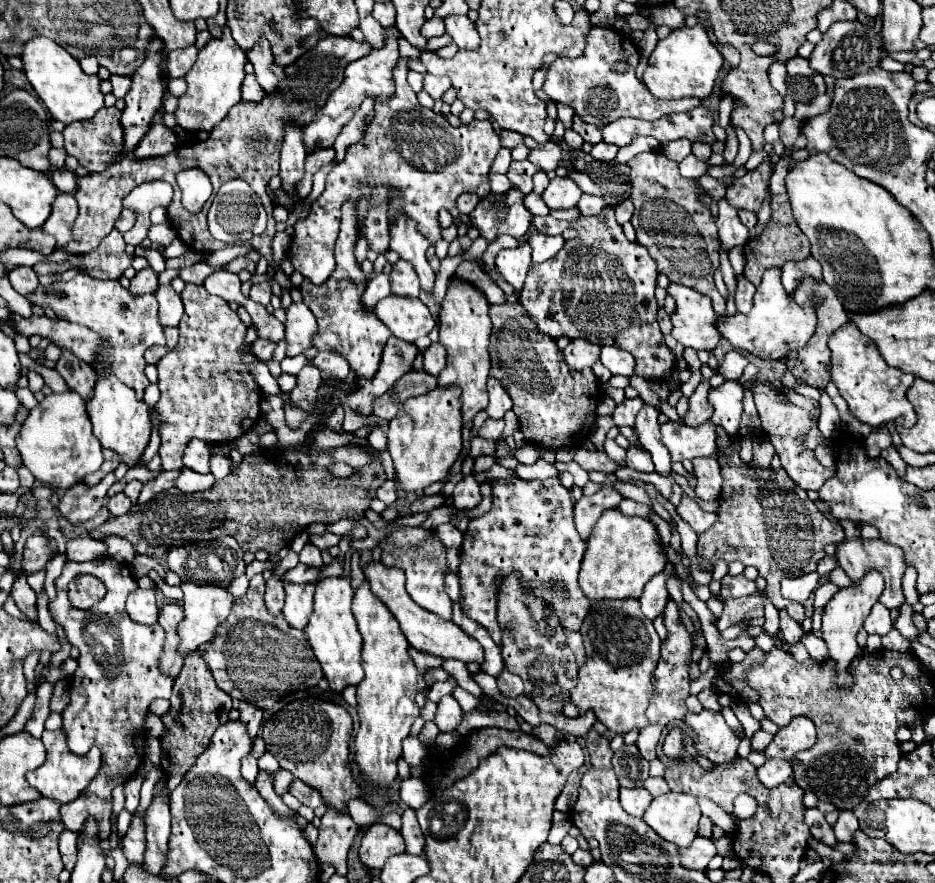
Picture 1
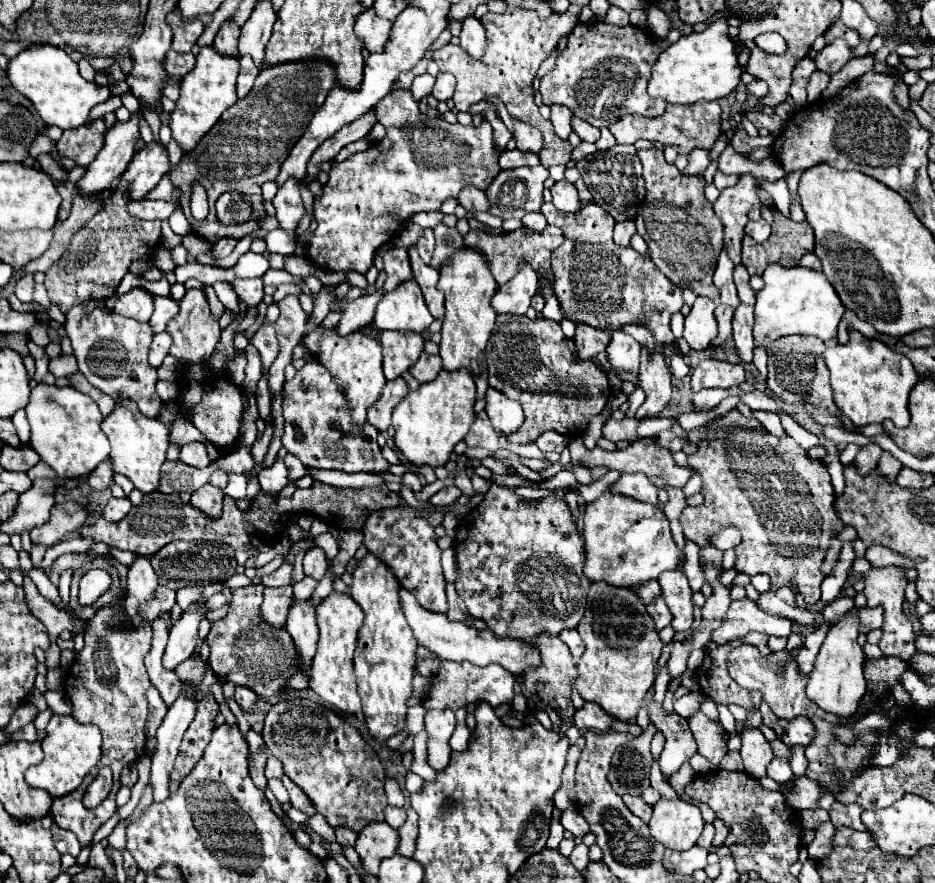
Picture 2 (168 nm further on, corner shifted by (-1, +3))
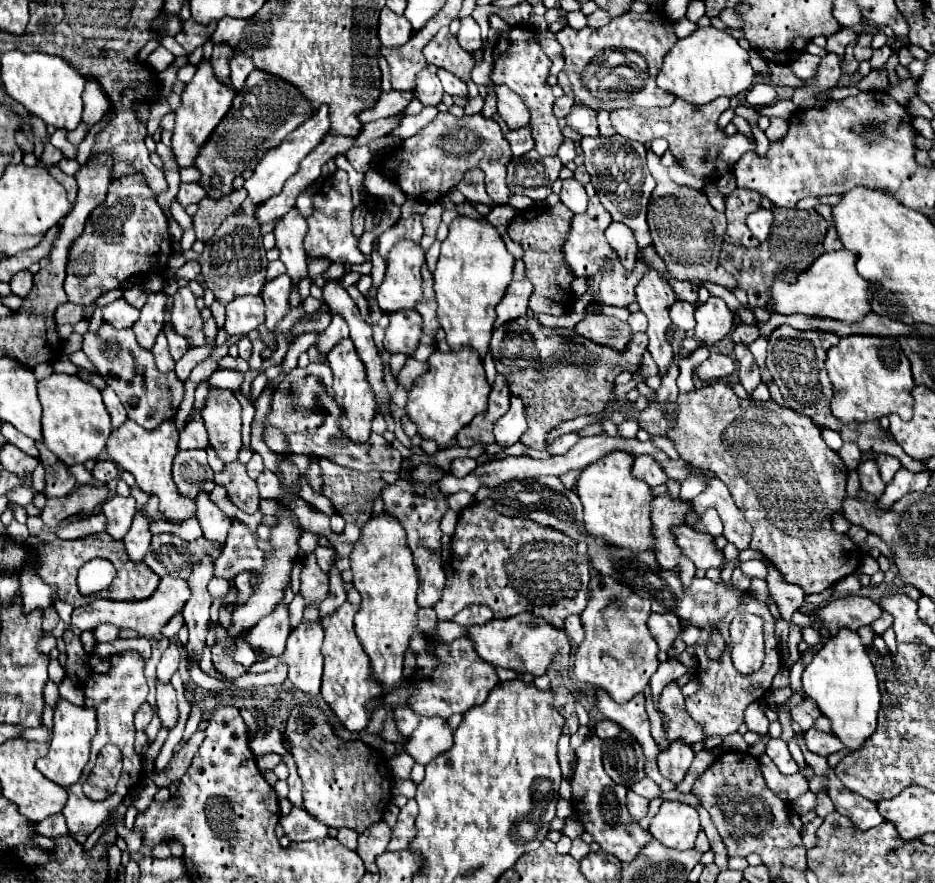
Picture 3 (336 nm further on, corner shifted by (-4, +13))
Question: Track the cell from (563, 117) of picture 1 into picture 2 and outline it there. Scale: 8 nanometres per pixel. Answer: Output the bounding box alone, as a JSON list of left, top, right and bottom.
[551,105,571,139]

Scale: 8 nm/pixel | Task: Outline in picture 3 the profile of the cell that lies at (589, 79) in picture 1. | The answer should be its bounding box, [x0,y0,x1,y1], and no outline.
[556,11,678,111]

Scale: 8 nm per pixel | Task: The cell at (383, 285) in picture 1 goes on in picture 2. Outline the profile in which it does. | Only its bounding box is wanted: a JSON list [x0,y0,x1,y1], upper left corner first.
[337,289,383,335]

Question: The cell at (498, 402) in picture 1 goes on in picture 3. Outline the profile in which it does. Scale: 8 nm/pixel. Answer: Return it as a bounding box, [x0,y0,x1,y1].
[494,397,526,447]

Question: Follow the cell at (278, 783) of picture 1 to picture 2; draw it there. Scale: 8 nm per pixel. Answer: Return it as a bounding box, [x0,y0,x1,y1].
[265,757,283,777]

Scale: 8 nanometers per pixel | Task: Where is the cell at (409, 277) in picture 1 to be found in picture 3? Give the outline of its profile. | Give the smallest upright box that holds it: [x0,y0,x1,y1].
[380,213,424,259]

